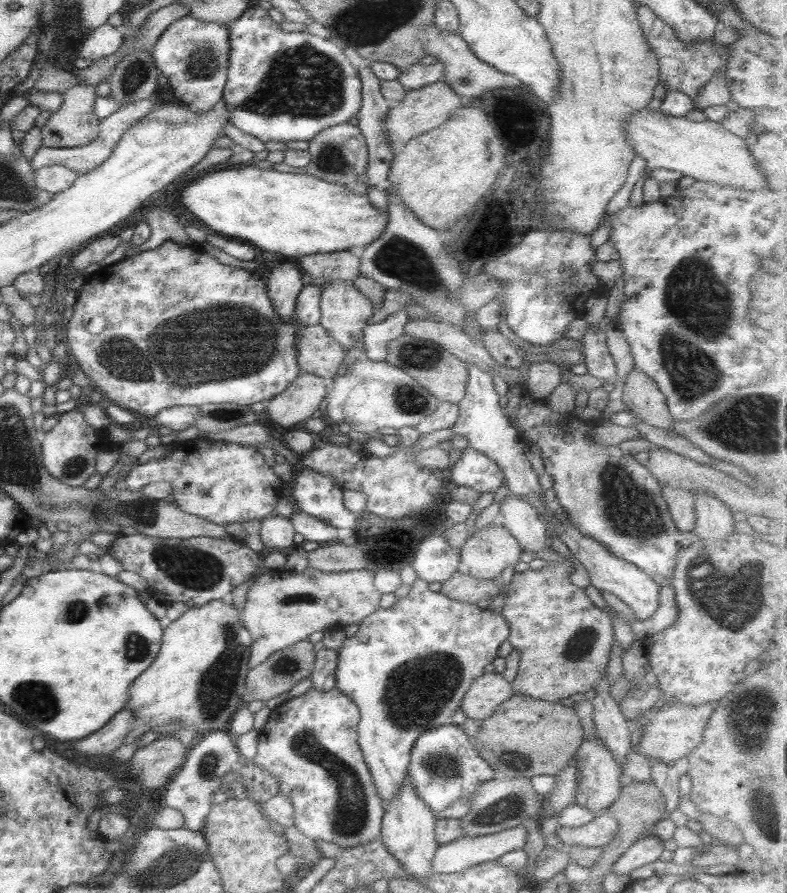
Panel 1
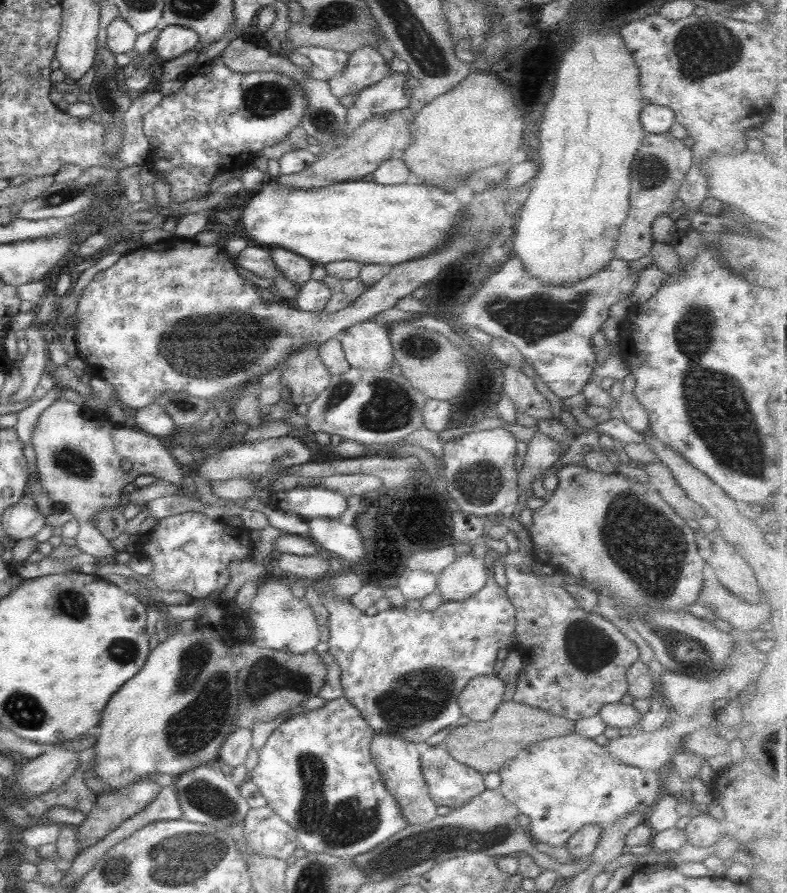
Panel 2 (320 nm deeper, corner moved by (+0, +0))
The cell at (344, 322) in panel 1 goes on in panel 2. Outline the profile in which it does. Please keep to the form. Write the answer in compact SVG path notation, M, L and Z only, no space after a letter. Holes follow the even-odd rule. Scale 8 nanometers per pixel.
M365 320L339 334L344 359L351 368L389 371L395 361L388 326Z

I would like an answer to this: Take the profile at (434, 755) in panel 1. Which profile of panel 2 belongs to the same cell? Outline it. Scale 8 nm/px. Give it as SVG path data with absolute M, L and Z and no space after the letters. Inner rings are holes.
M442 744L420 748L419 762L427 794L435 806L457 808L483 792L483 775L451 758Z

